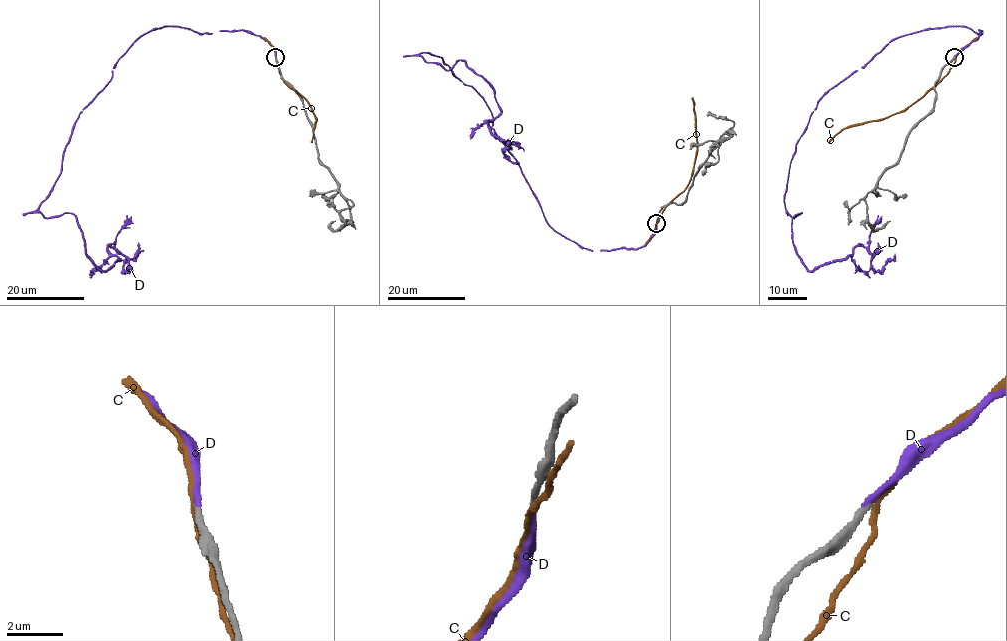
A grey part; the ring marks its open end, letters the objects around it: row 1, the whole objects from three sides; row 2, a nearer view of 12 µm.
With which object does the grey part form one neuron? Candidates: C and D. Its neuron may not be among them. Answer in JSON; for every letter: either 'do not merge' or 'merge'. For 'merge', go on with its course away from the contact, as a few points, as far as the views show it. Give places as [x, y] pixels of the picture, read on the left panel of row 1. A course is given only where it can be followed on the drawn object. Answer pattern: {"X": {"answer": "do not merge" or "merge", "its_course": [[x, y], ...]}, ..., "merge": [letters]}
{"C": {"answer": "do not merge"}, "D": {"answer": "merge", "its_course": [[275, 57], [155, 28], [78, 116], [38, 211], [71, 213], [102, 270], [138, 254]]}, "merge": ["D"]}

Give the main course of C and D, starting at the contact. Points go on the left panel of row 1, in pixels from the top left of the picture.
C: (275, 57), (283, 80), (304, 99), (317, 119), (311, 142)
D: (275, 57), (155, 28), (78, 116), (38, 211), (71, 213), (102, 270), (138, 254)

